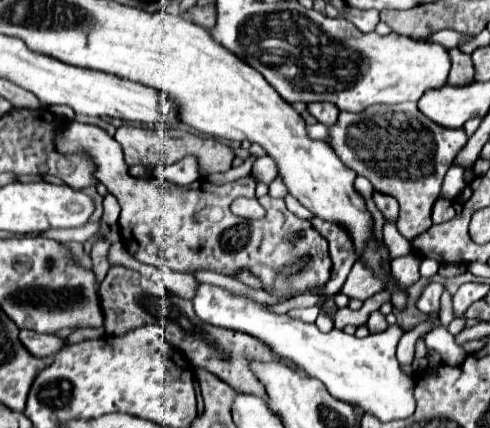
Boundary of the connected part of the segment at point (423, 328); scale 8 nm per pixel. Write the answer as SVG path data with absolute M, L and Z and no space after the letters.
M431 318L431 320L427 320L427 322L421 322L419 326L415 326L413 330L409 330L409 332L401 338L401 342L399 342L399 346L397 346L397 360L399 360L399 362L413 362L413 358L415 358L415 342L417 342L419 336L430 330L434 320L435 318Z

